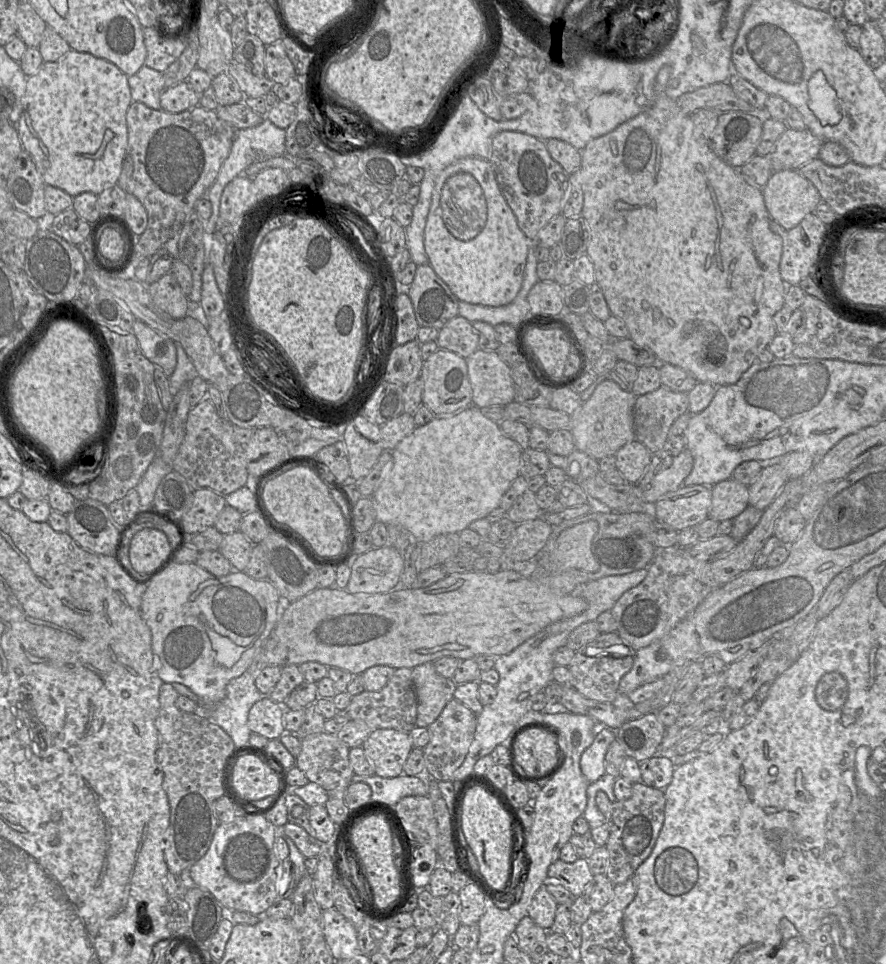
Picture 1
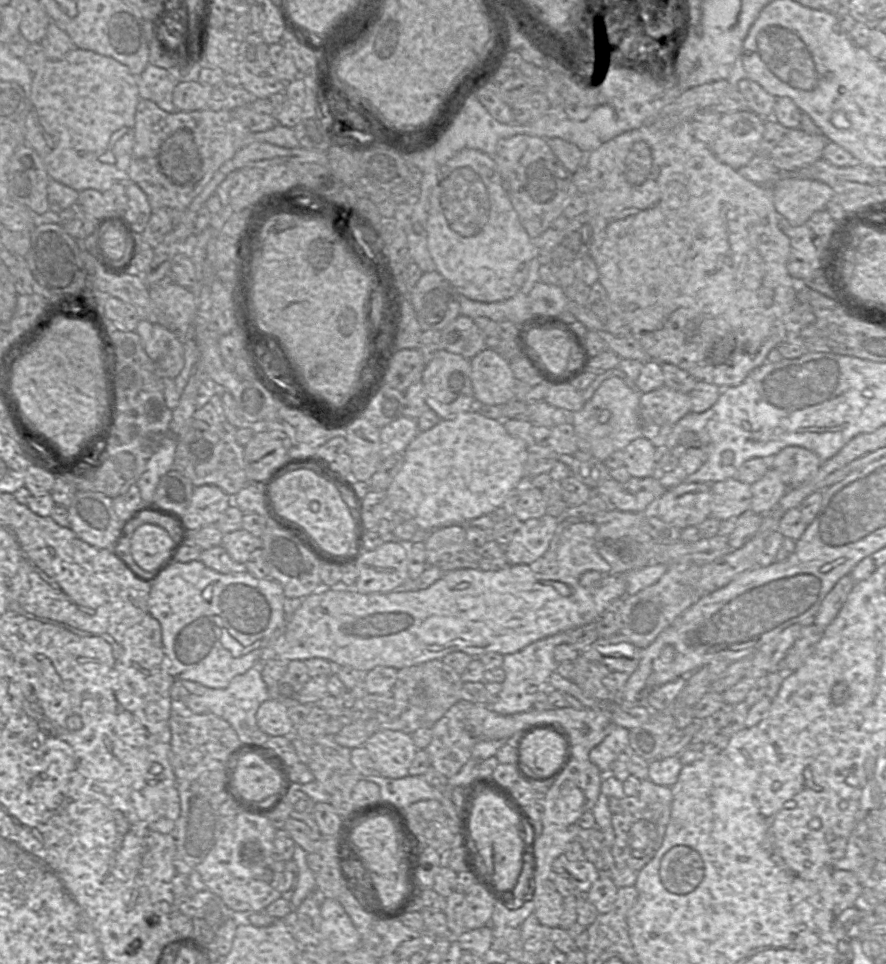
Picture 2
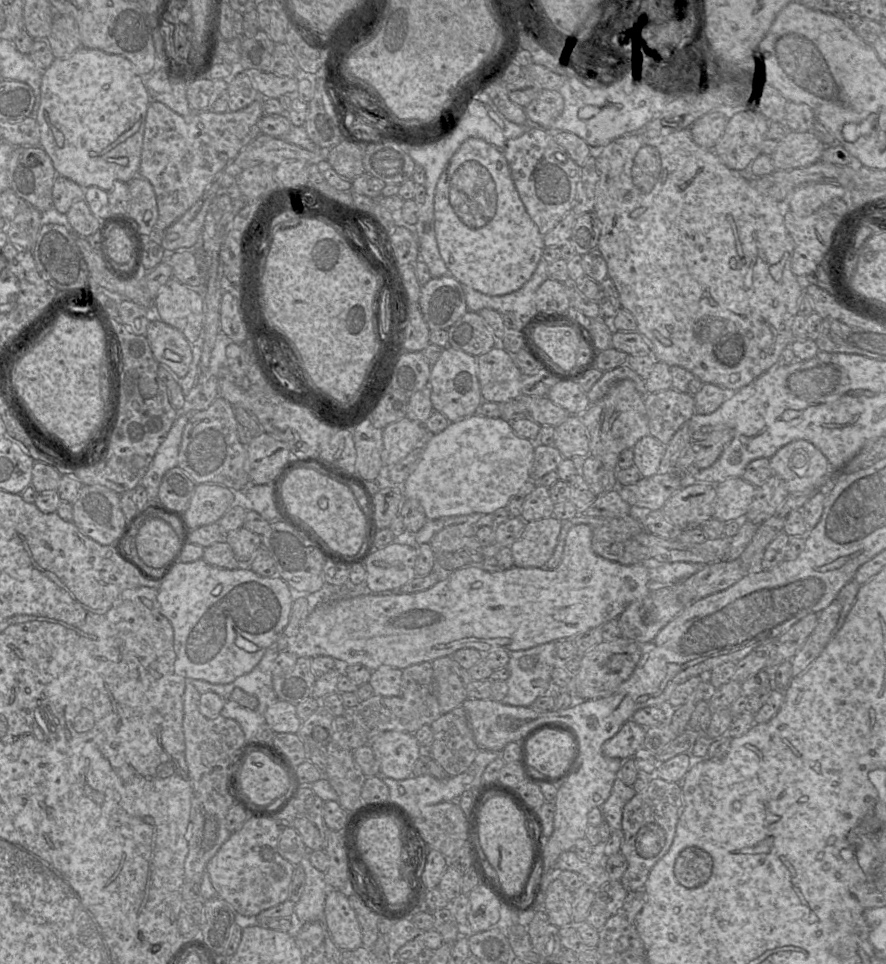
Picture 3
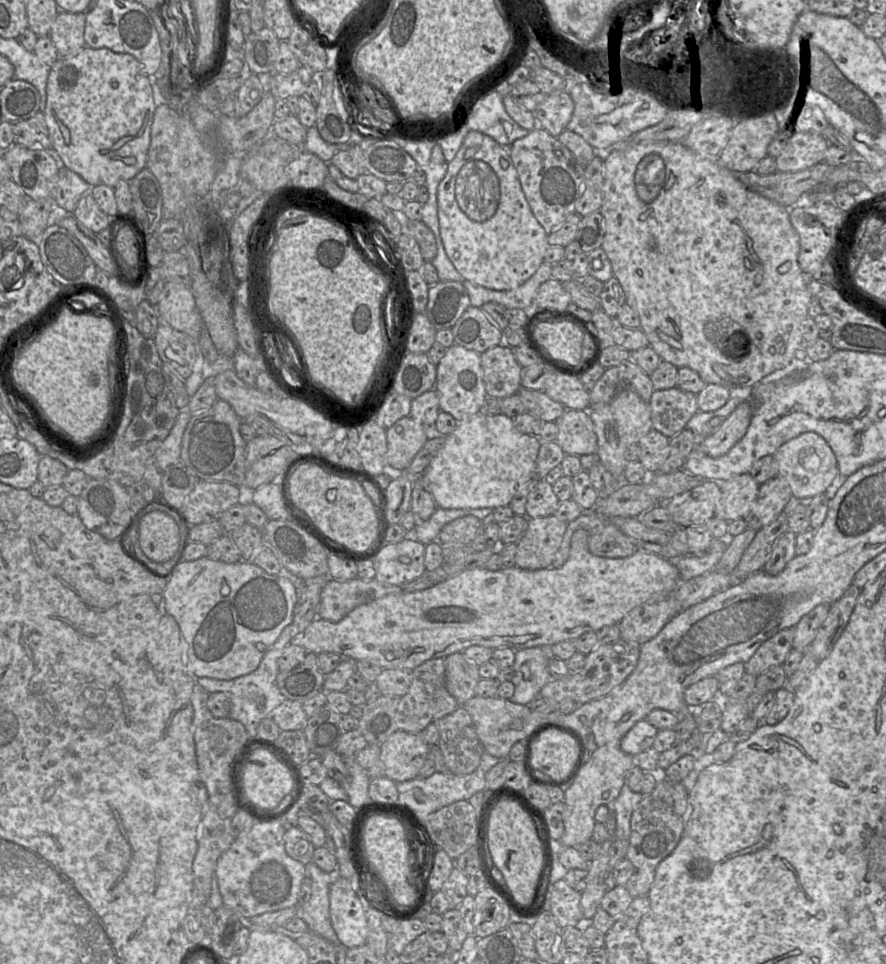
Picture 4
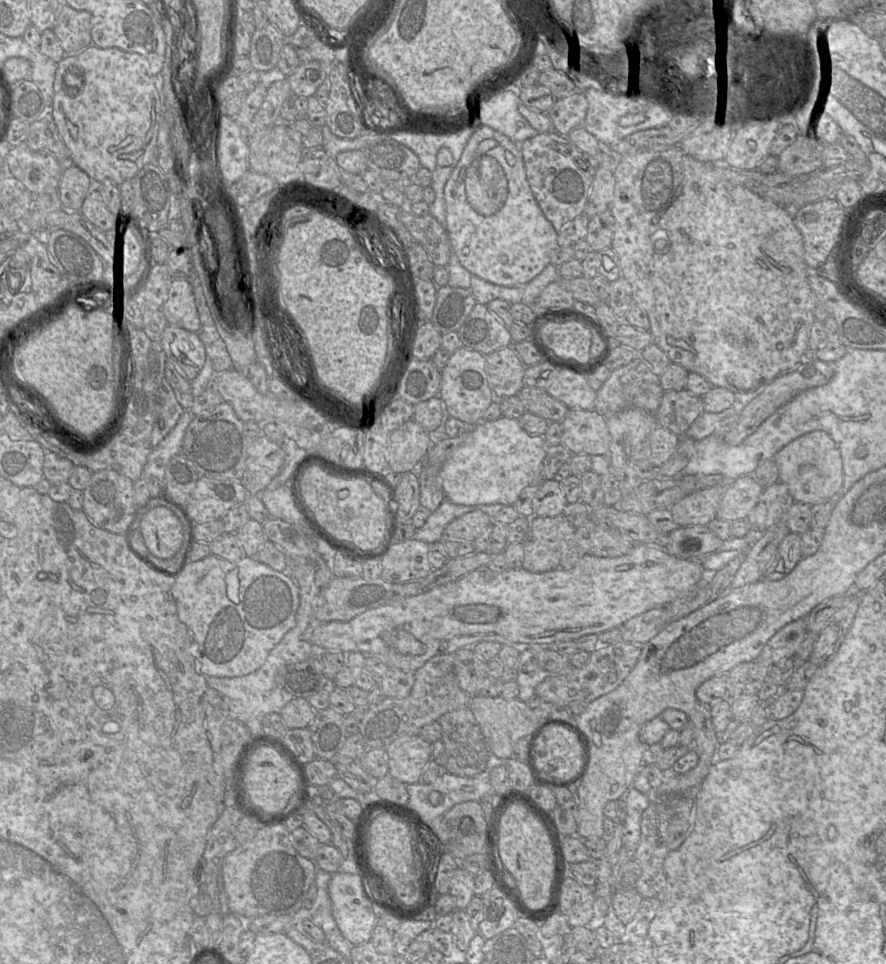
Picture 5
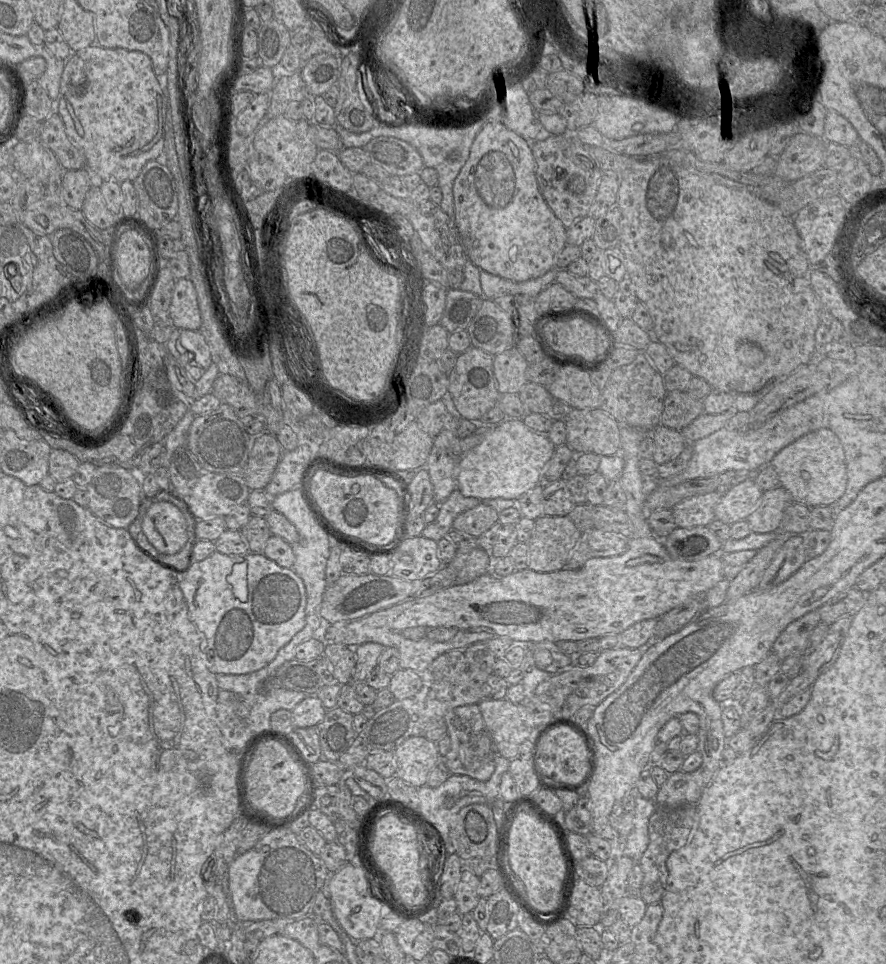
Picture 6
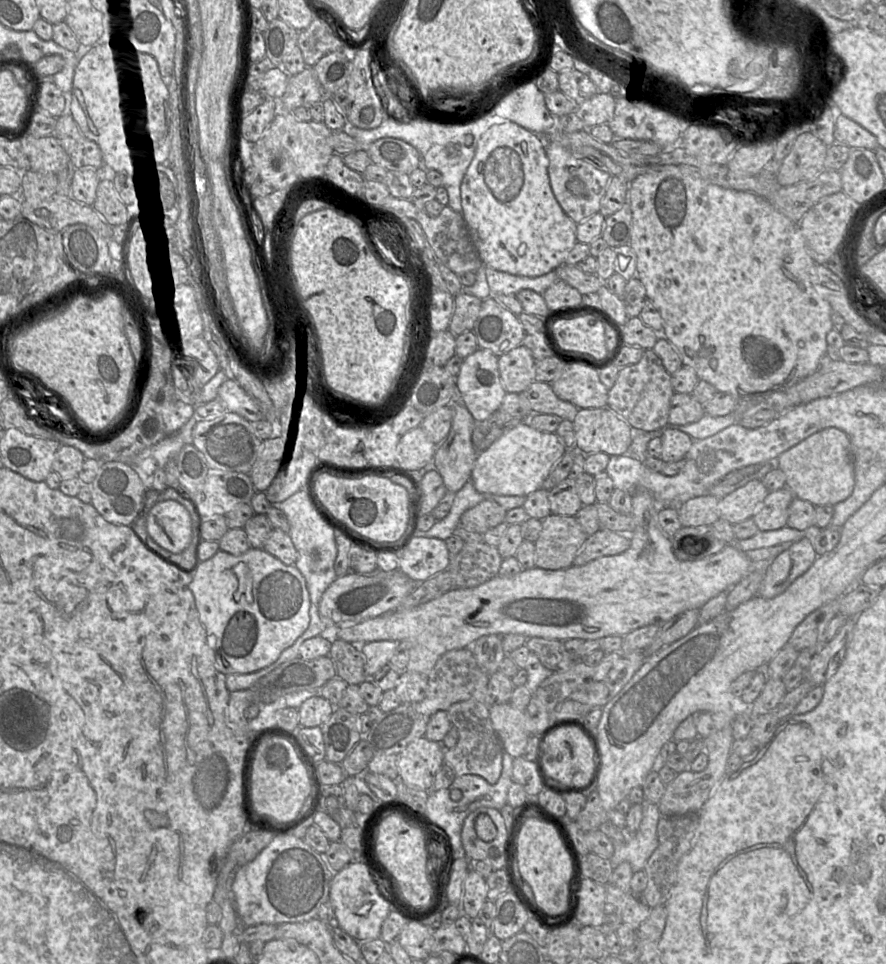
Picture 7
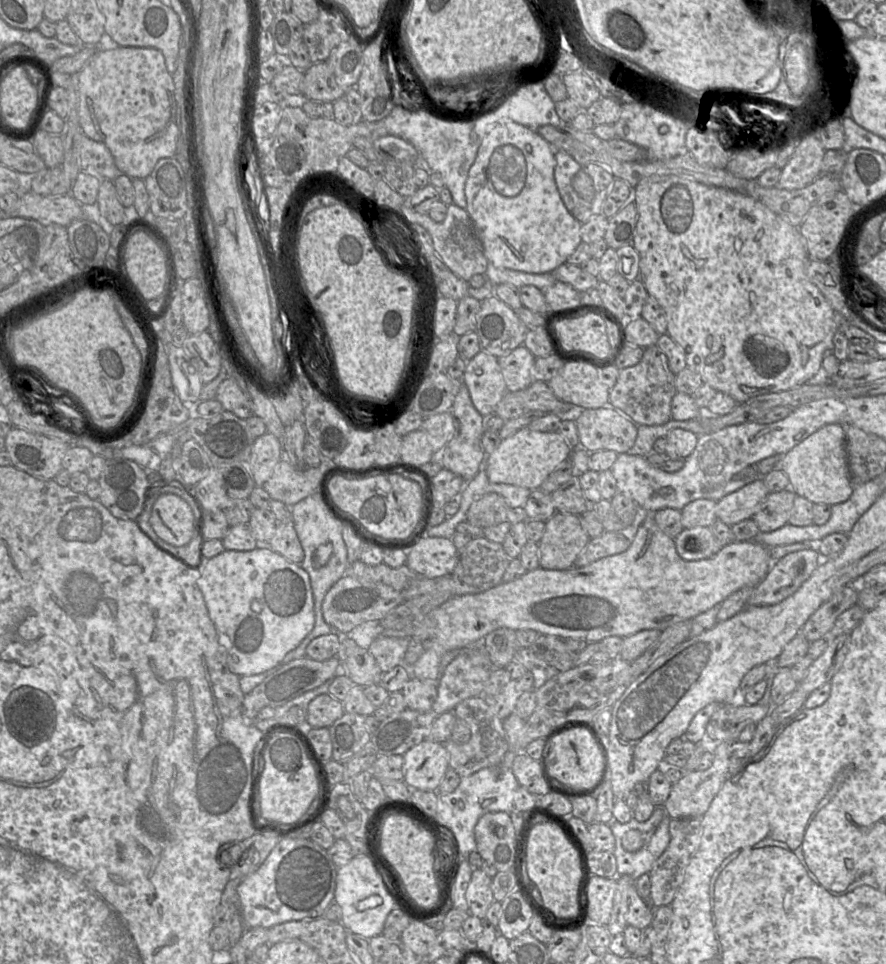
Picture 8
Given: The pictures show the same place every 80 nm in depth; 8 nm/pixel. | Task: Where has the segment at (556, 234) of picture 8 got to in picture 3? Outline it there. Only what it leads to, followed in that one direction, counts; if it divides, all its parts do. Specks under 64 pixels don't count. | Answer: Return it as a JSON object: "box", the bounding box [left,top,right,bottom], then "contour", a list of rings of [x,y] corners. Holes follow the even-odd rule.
{"box":[434,138,545,296],"contour":[[[480,138],[466,139],[446,164],[434,194],[437,246],[449,273],[463,286],[489,296],[502,296],[521,288],[534,273],[545,247],[543,235],[526,212],[514,186],[502,150]]]}

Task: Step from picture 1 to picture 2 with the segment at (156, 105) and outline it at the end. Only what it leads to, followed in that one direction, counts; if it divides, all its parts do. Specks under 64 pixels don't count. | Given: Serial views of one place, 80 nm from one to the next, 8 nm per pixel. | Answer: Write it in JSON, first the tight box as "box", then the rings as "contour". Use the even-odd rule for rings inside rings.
{"box":[137,64,179,113],"contour":[[[148,64],[137,77],[141,99],[151,100],[168,113],[179,112],[172,102],[172,94],[178,81],[178,68],[167,70]]]}

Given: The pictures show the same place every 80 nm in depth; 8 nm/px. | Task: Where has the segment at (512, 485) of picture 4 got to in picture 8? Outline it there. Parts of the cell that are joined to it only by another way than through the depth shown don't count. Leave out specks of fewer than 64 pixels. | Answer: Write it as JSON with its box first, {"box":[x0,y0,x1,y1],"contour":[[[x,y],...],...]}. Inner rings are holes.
{"box":[483,427,572,490],"contour":[[[525,427],[503,439],[499,446],[487,455],[483,468],[491,483],[535,490],[539,489],[546,478],[571,456],[572,451],[572,447],[558,431],[540,432]]]}

